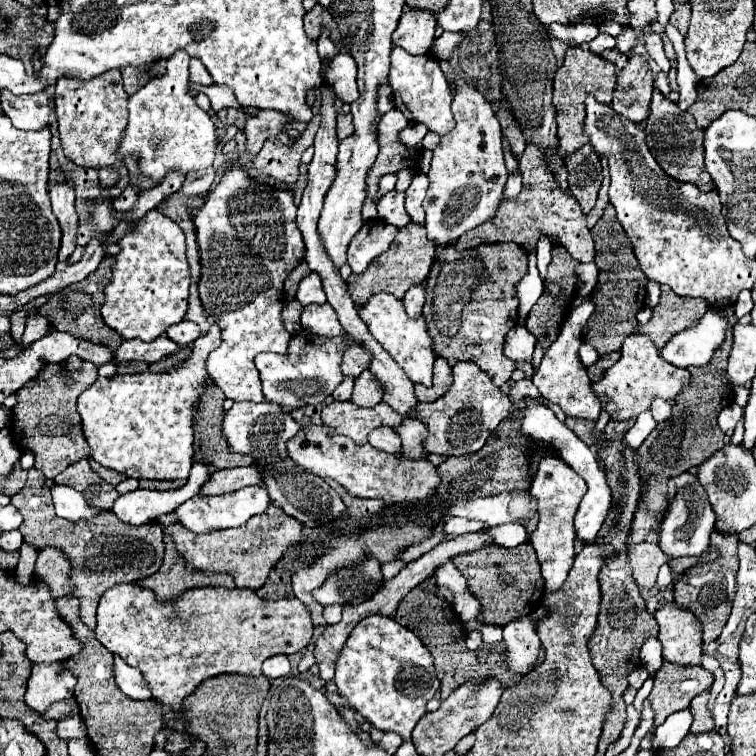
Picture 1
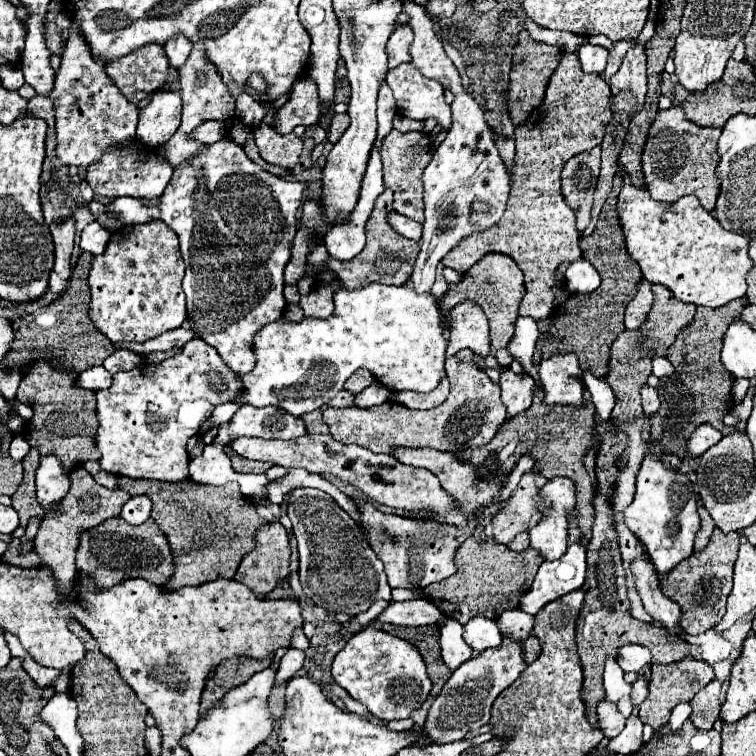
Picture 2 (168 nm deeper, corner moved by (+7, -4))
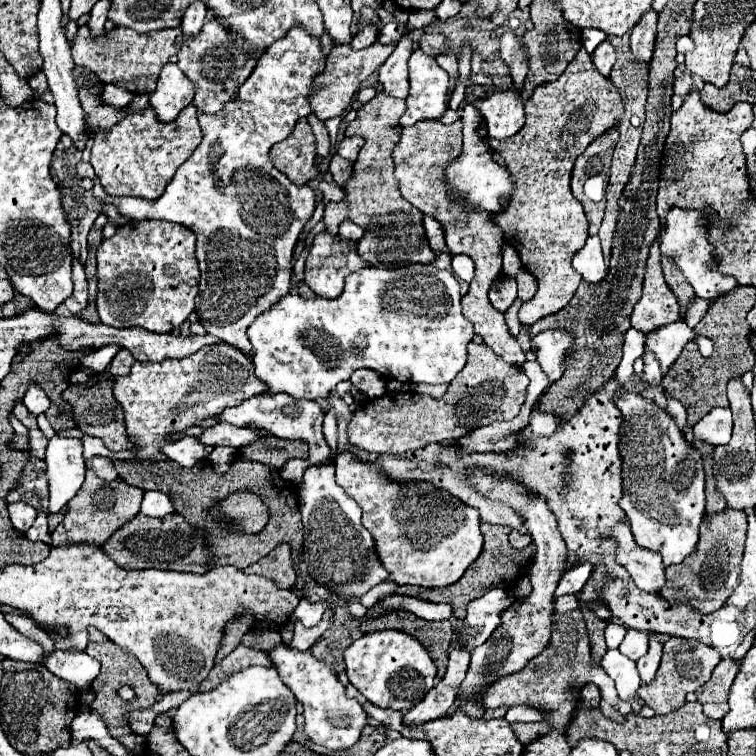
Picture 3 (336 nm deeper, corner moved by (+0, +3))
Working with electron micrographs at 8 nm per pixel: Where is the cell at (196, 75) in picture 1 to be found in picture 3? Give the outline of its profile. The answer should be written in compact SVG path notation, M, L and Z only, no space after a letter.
M211 19L203 25L203 31L195 39L185 39L183 47L177 53L179 69L193 81L195 99L193 105L199 111L215 113L223 109L223 105L235 99L237 89L245 83L245 79L253 73L255 57L243 47L243 41L227 31L219 21Z

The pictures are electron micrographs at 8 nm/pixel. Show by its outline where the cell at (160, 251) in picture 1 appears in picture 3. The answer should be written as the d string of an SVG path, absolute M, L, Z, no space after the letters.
M129 221L97 247L99 291L95 301L101 323L171 333L193 311L199 277L195 233L169 221Z

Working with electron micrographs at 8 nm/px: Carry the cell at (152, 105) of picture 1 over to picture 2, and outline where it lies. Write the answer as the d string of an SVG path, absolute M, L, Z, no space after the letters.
M176 36L164 44L164 52L166 52L168 62L174 70L178 70L184 64L190 50L192 50L192 42L186 36Z

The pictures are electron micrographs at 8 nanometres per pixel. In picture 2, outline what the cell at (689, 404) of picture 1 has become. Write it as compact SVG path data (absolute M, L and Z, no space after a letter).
M732 300L722 308L698 308L692 324L688 324L676 336L676 342L668 350L668 360L674 364L674 372L660 380L658 394L660 394L662 406L650 418L652 450L660 454L664 450L670 450L670 454L678 456L680 460L698 460L690 456L686 448L686 442L690 440L692 432L700 424L710 424L716 430L724 428L722 418L732 408L730 388L732 388L734 376L722 366L720 350L722 350L722 338L728 326L742 314L742 310L744 310L742 300Z

